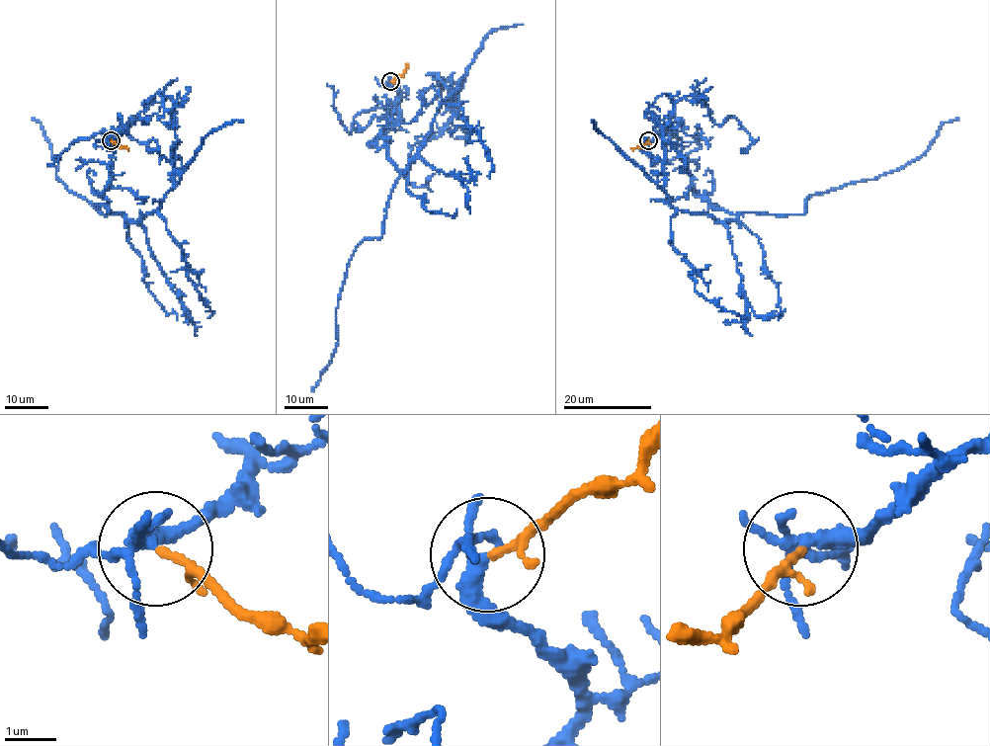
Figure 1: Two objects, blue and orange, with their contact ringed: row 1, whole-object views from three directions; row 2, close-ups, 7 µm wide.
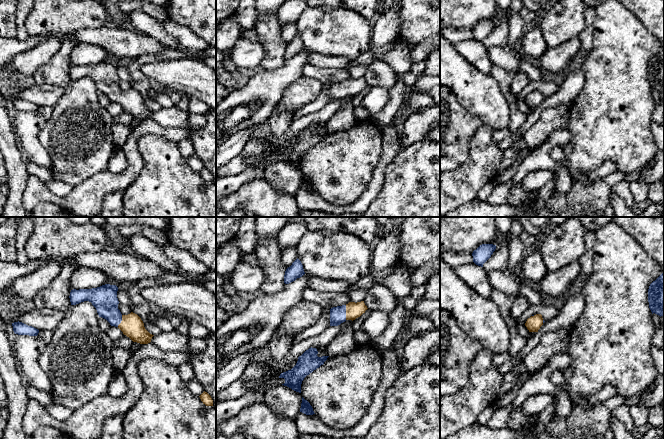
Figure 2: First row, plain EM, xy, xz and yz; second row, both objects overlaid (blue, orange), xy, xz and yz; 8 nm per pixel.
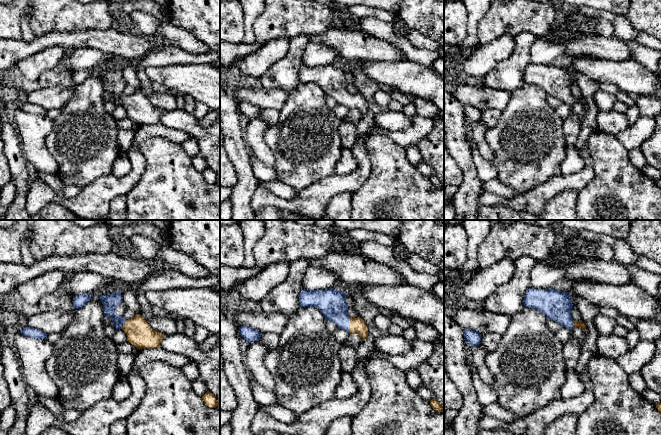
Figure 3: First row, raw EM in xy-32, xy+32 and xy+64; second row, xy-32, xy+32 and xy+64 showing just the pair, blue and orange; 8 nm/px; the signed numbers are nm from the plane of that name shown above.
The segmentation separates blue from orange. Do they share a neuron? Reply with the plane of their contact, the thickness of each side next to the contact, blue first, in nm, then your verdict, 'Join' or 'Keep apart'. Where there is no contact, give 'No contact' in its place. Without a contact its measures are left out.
Touches blue in xz. Thickness 130 nm (blue) against 130 nm. Join

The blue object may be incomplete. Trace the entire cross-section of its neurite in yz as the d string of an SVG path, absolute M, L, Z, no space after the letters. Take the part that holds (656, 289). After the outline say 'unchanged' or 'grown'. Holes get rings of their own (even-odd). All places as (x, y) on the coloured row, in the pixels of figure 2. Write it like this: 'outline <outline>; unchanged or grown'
outline M664 273L650 284L648 302L652 314L664 316Z; unchanged

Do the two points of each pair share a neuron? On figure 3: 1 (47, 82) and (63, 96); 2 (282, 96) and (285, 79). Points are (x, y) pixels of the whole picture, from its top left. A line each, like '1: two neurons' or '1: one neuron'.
1: two neurons
2: two neurons

